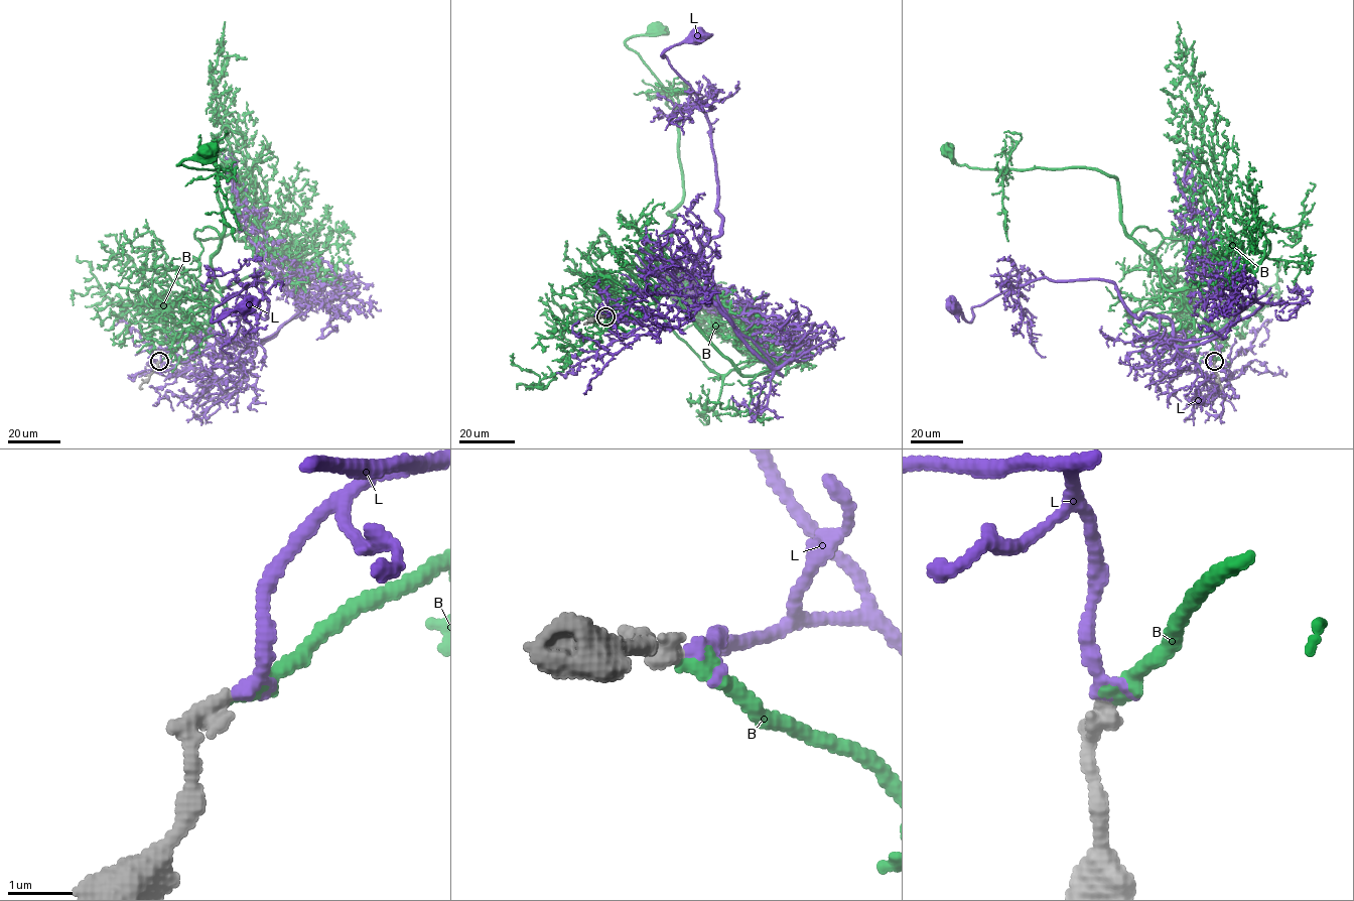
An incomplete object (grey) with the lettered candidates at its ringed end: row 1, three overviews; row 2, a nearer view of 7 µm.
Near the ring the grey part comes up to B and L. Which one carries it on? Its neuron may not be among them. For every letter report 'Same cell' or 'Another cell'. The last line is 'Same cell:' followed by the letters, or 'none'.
B: Another cell
L: Same cell
Same cell: L

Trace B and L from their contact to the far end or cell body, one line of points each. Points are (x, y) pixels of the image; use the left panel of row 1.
B: (159, 362), (170, 353), (166, 331), (212, 329), (218, 180), (231, 169), (177, 165), (205, 151)
L: (159, 361), (182, 348), (219, 382), (244, 377), (239, 322), (266, 317), (264, 279), (212, 320), (245, 308)

